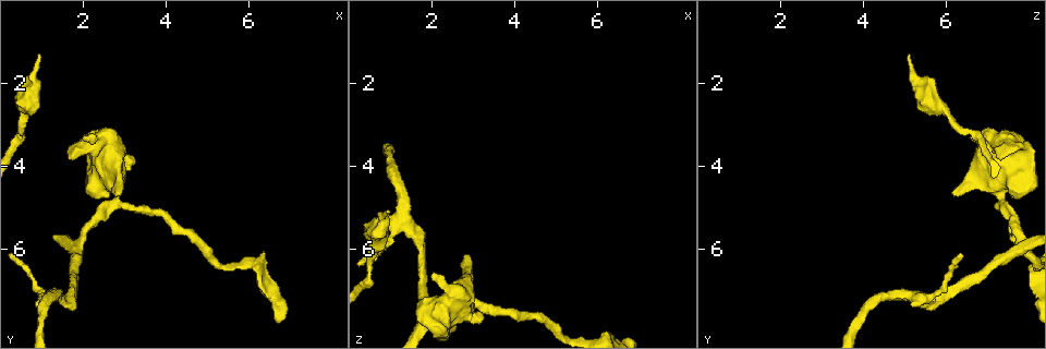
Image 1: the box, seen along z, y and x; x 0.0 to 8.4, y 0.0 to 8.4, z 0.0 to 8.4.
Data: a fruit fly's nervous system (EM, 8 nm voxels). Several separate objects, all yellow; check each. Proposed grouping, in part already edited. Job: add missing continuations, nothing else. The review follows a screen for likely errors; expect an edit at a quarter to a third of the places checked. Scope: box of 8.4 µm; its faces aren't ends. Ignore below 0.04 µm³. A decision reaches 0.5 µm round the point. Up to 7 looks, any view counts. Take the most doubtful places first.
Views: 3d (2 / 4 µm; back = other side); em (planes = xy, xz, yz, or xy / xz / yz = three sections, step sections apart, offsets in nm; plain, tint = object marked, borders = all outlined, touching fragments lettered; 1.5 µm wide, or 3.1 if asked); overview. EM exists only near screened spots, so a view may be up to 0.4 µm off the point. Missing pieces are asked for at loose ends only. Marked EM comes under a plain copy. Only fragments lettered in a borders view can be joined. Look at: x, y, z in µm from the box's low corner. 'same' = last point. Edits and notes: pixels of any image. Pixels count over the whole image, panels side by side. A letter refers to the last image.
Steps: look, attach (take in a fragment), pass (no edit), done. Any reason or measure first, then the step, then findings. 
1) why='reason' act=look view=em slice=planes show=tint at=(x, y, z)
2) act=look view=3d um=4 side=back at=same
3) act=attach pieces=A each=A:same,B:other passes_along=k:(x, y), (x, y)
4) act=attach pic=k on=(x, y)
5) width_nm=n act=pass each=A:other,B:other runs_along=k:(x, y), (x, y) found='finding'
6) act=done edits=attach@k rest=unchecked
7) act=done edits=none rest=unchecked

act=look view=em slice=planes show=borders at=(1.00, 1.35, 5.10)

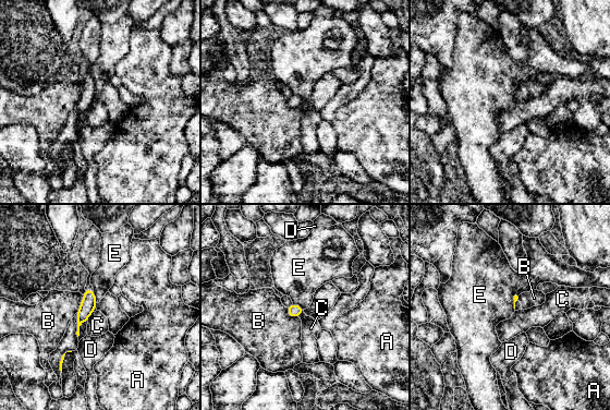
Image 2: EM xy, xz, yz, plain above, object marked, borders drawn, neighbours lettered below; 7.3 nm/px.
longest_contact=E:150nm act=pass each=A:other,B:other,C:other,D:other,E:other found='none of them fits'

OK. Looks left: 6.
why='an open end' act=look view=3d um=2 at=(0.80, 7.35, 5.20)

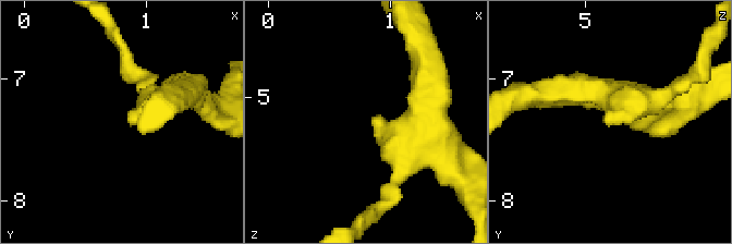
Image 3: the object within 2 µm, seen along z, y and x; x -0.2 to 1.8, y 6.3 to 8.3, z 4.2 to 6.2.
act=look view=em slice=planes show=borders at=(0.84, 7.34, 5.22)

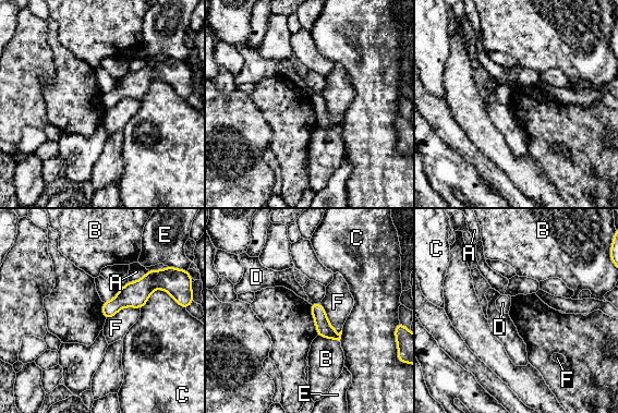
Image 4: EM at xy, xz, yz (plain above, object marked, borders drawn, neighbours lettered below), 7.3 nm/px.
act=pass each=A:other,B:other,C:other,D:other,E:other,F:other border=4:(319, 303), (328, 323), (338, 333) found='none of them fits'

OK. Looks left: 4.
act=look view=3d um=4 side=back at=(3.15, 3.80, 7.70)

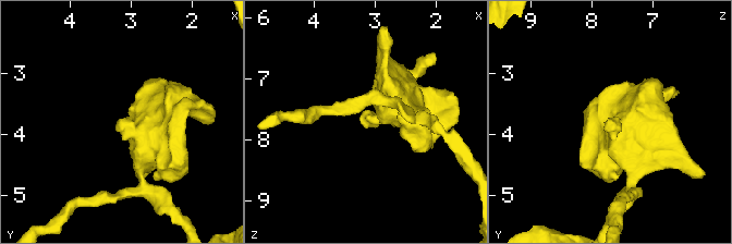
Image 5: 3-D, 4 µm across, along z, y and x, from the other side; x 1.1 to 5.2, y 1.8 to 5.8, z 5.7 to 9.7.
act=look view=em slice=planes show=tint at=(3.20, 3.80, 7.70)

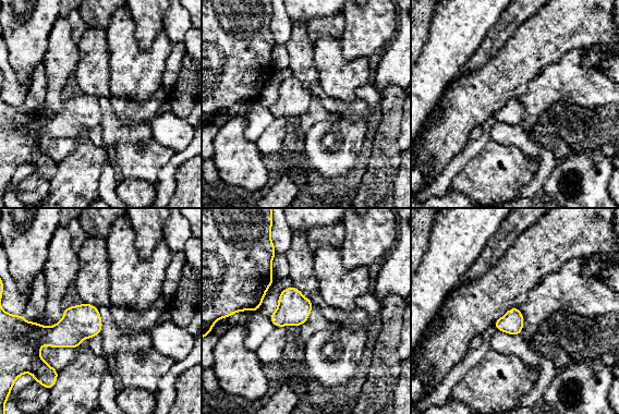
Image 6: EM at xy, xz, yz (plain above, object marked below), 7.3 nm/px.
act=look view=em slice=planes show=borders at=same

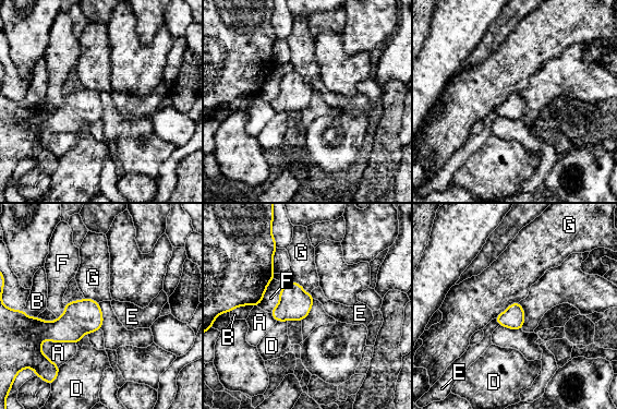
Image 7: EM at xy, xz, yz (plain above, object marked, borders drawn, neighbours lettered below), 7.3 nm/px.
act=pass each=A:other,B:other,D:other,E:other,F:other,G:other border=7:(518, 301), (515, 301), (494, 317) found='no lettered fragment goes on from it'

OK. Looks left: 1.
act=done edits=none rest=unchecked

